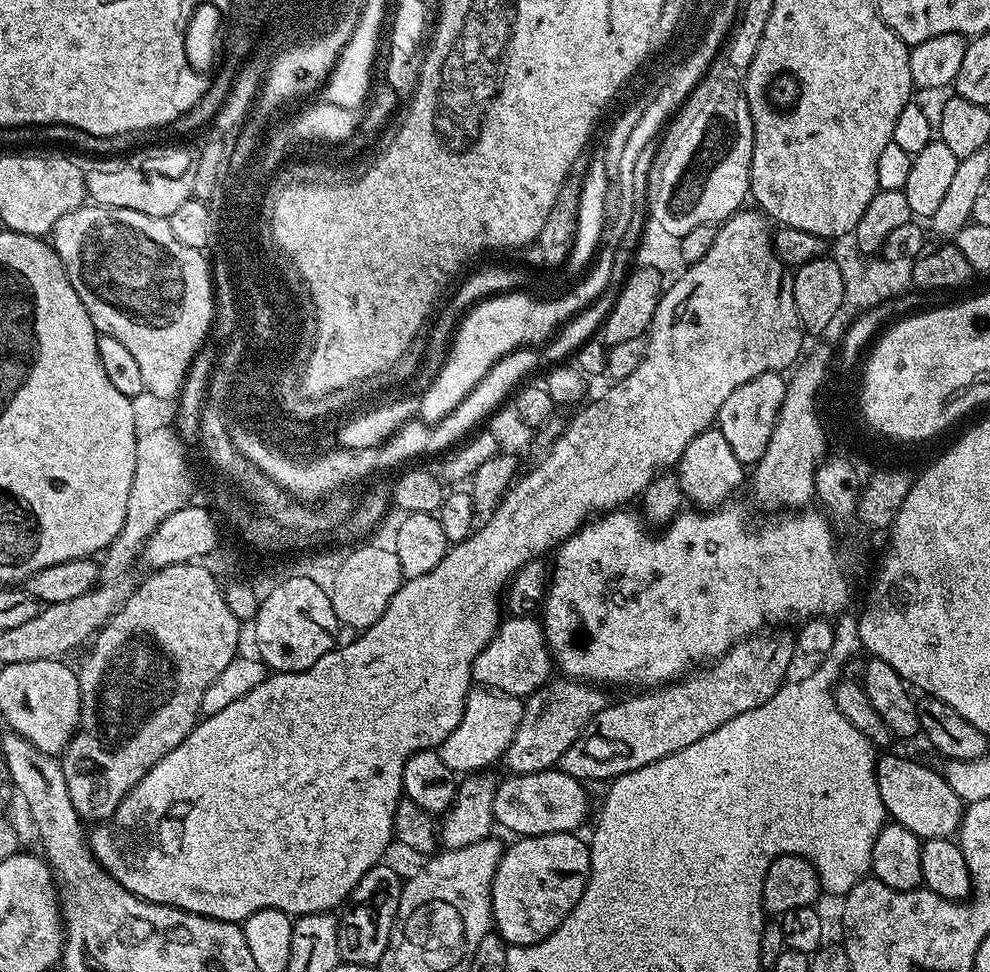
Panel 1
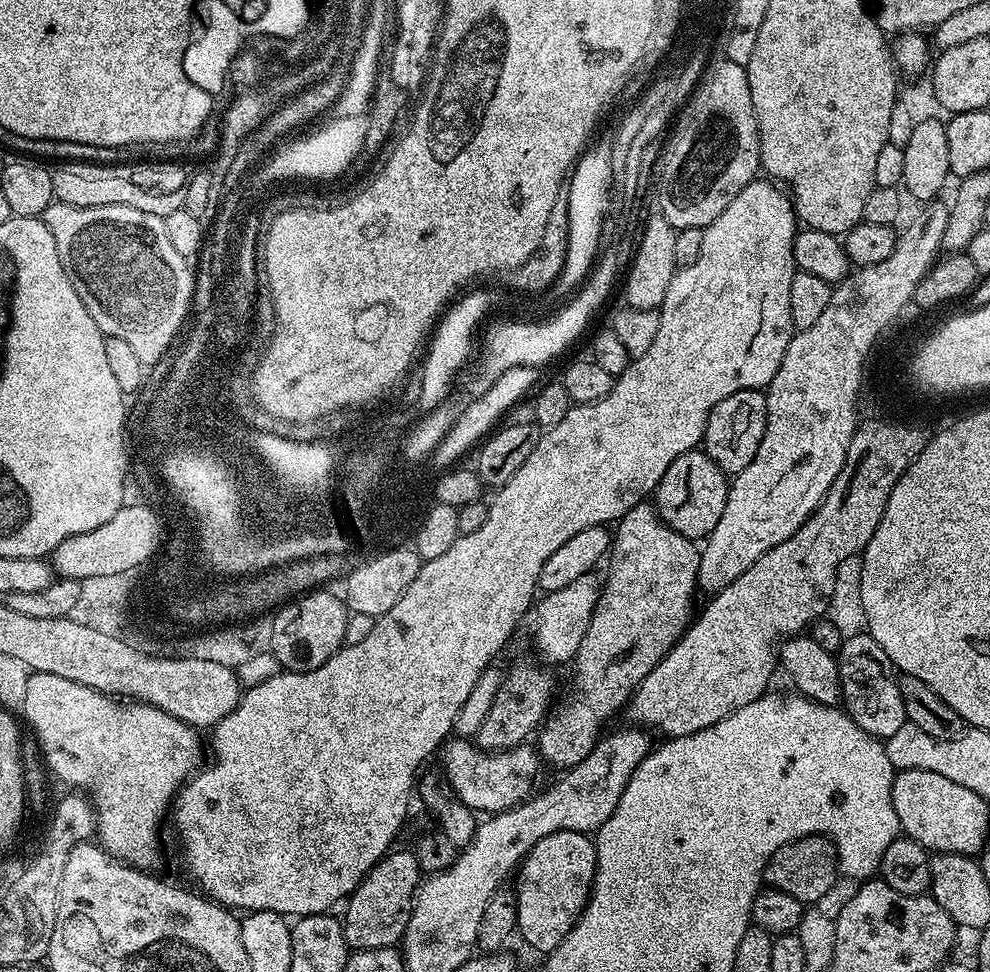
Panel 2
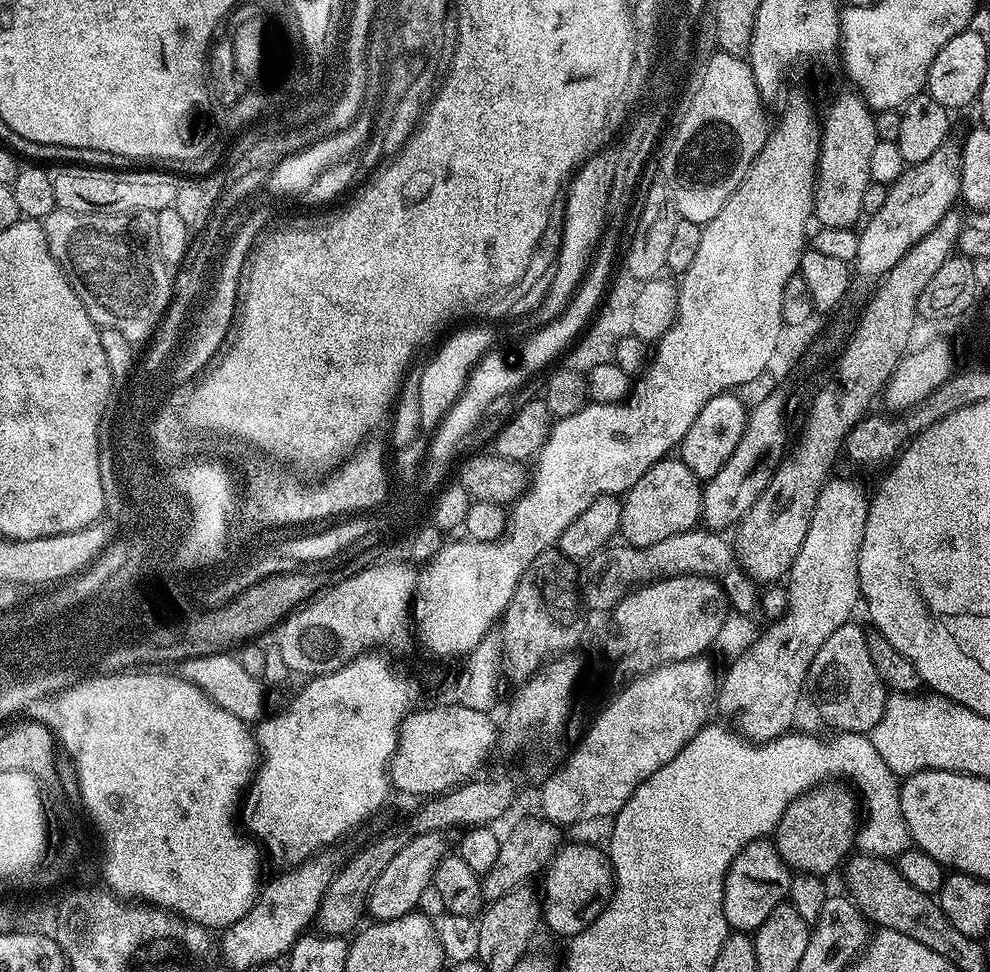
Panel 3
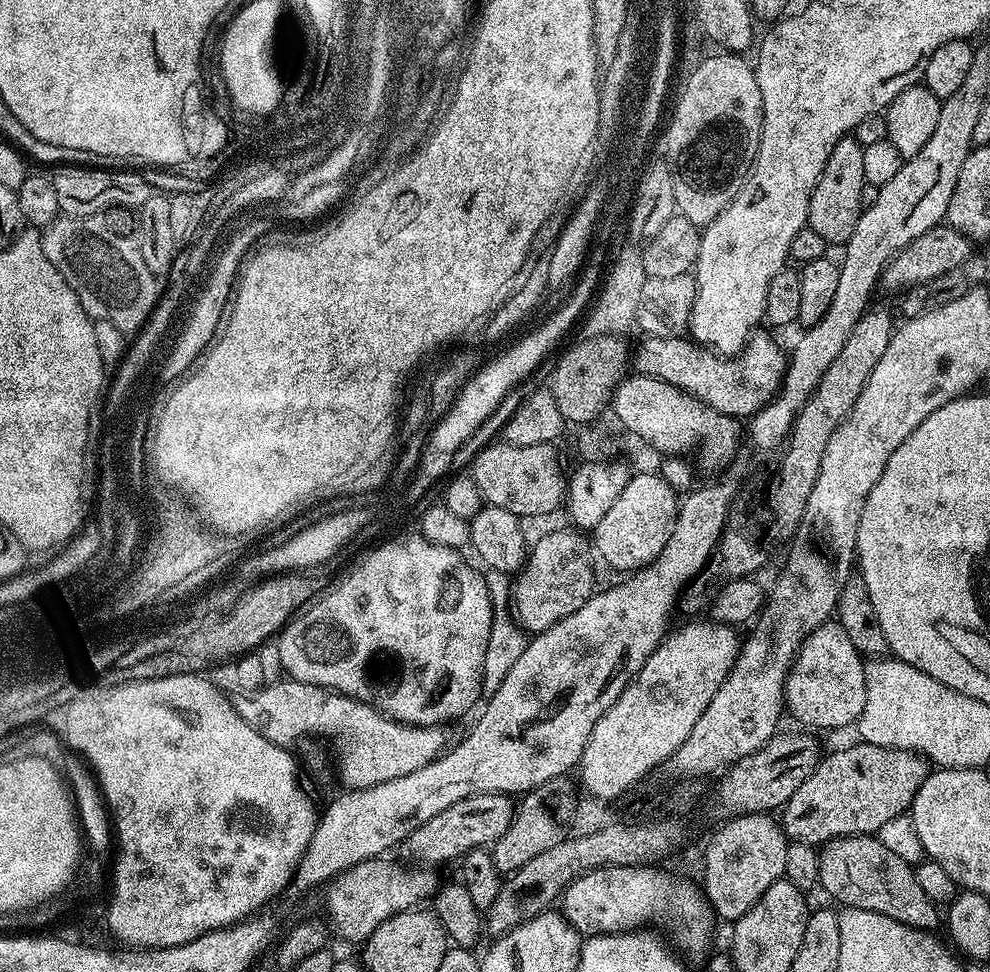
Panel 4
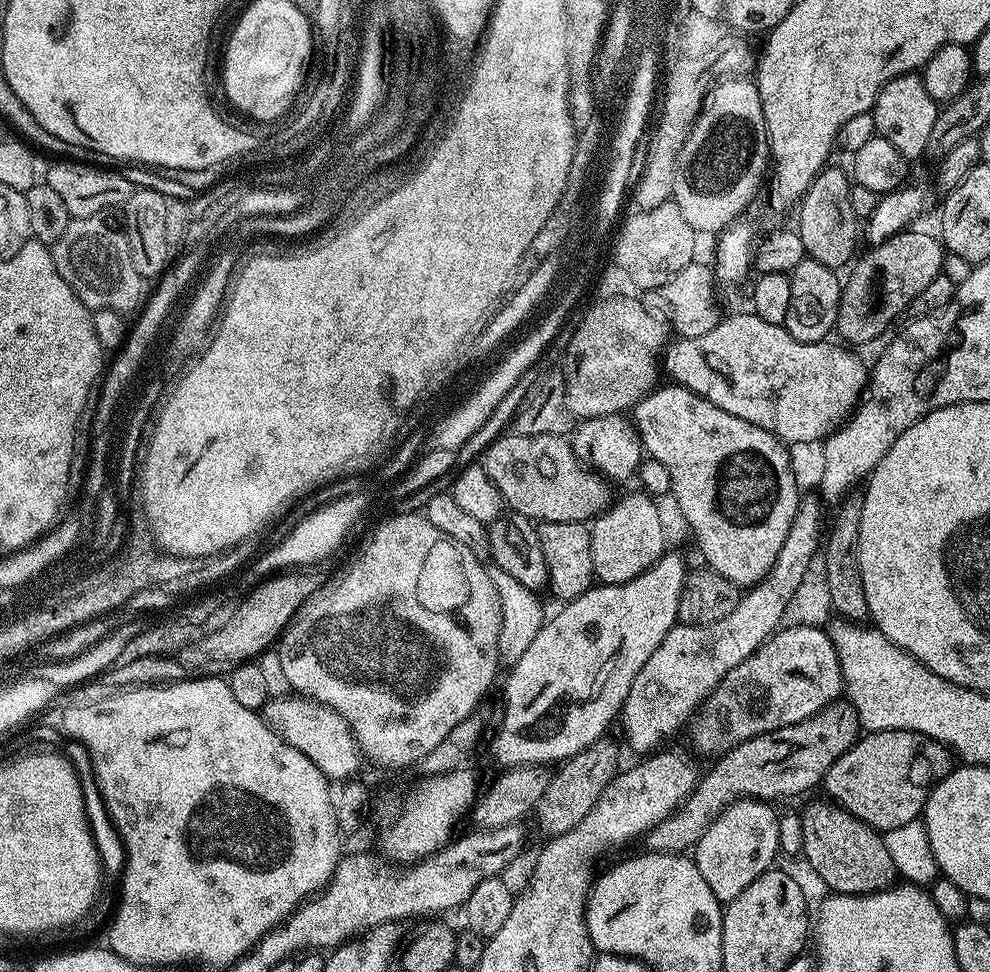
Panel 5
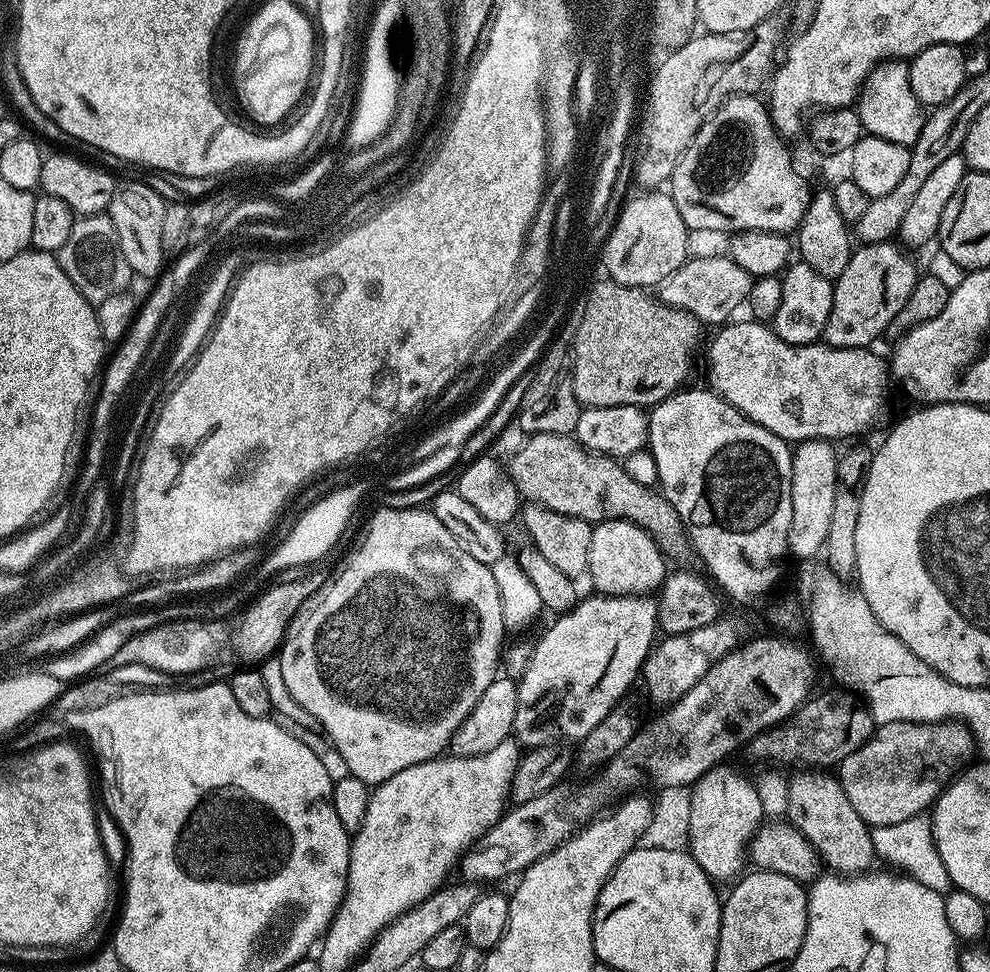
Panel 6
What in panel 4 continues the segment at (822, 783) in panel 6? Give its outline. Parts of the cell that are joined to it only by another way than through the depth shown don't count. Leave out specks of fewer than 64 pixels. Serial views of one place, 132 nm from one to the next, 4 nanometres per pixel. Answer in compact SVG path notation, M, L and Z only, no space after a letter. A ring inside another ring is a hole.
M875 835L840 836L823 845L818 855L819 887L825 888L840 906L874 910L874 914L886 914L886 918L894 918L894 922L902 922L911 928L936 930L939 924L941 927L941 909L930 898L926 898L926 893L918 886L915 867L882 846Z

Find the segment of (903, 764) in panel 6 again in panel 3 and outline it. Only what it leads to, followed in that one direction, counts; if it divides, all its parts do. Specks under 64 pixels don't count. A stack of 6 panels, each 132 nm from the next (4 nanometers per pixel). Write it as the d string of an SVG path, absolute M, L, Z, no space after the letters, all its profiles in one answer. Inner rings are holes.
M818 786L797 799L776 828L776 849L793 873L827 877L827 872L834 871L840 863L841 867L853 851L858 831L857 803L855 806L851 796L844 789L828 787Z

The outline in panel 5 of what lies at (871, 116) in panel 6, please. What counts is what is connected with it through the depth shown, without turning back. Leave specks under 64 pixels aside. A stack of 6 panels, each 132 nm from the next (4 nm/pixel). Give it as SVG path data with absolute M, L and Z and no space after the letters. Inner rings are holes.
M907 72L904 76L886 82L871 114L876 135L886 138L886 142L890 142L890 146L894 146L894 150L898 150L898 154L902 154L905 160L915 162L924 151L929 151L930 134L934 134L934 122L938 115L938 102L930 98L923 75Z

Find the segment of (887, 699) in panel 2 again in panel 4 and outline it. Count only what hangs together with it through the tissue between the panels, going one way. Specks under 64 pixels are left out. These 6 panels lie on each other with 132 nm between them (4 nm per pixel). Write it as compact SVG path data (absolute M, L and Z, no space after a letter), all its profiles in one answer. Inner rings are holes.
M833 618L826 621L814 634L810 634L800 648L800 655L792 665L792 673L788 675L786 689L786 704L798 719L812 728L844 728L847 724L855 725L860 719L862 710L866 706L866 667L865 657L854 650L854 642L846 635L846 630L840 621Z

